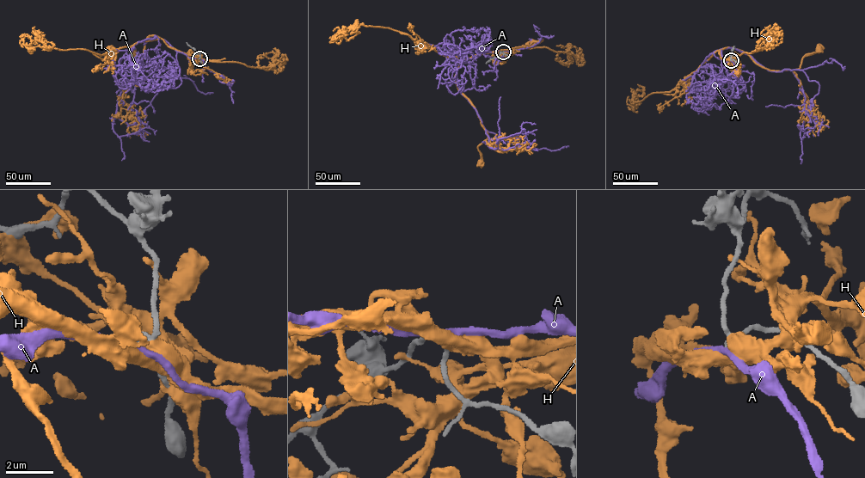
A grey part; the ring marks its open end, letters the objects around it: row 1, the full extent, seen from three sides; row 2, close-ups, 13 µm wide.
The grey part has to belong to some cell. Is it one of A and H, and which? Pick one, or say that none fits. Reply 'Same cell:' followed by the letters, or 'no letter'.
Same cell: A

